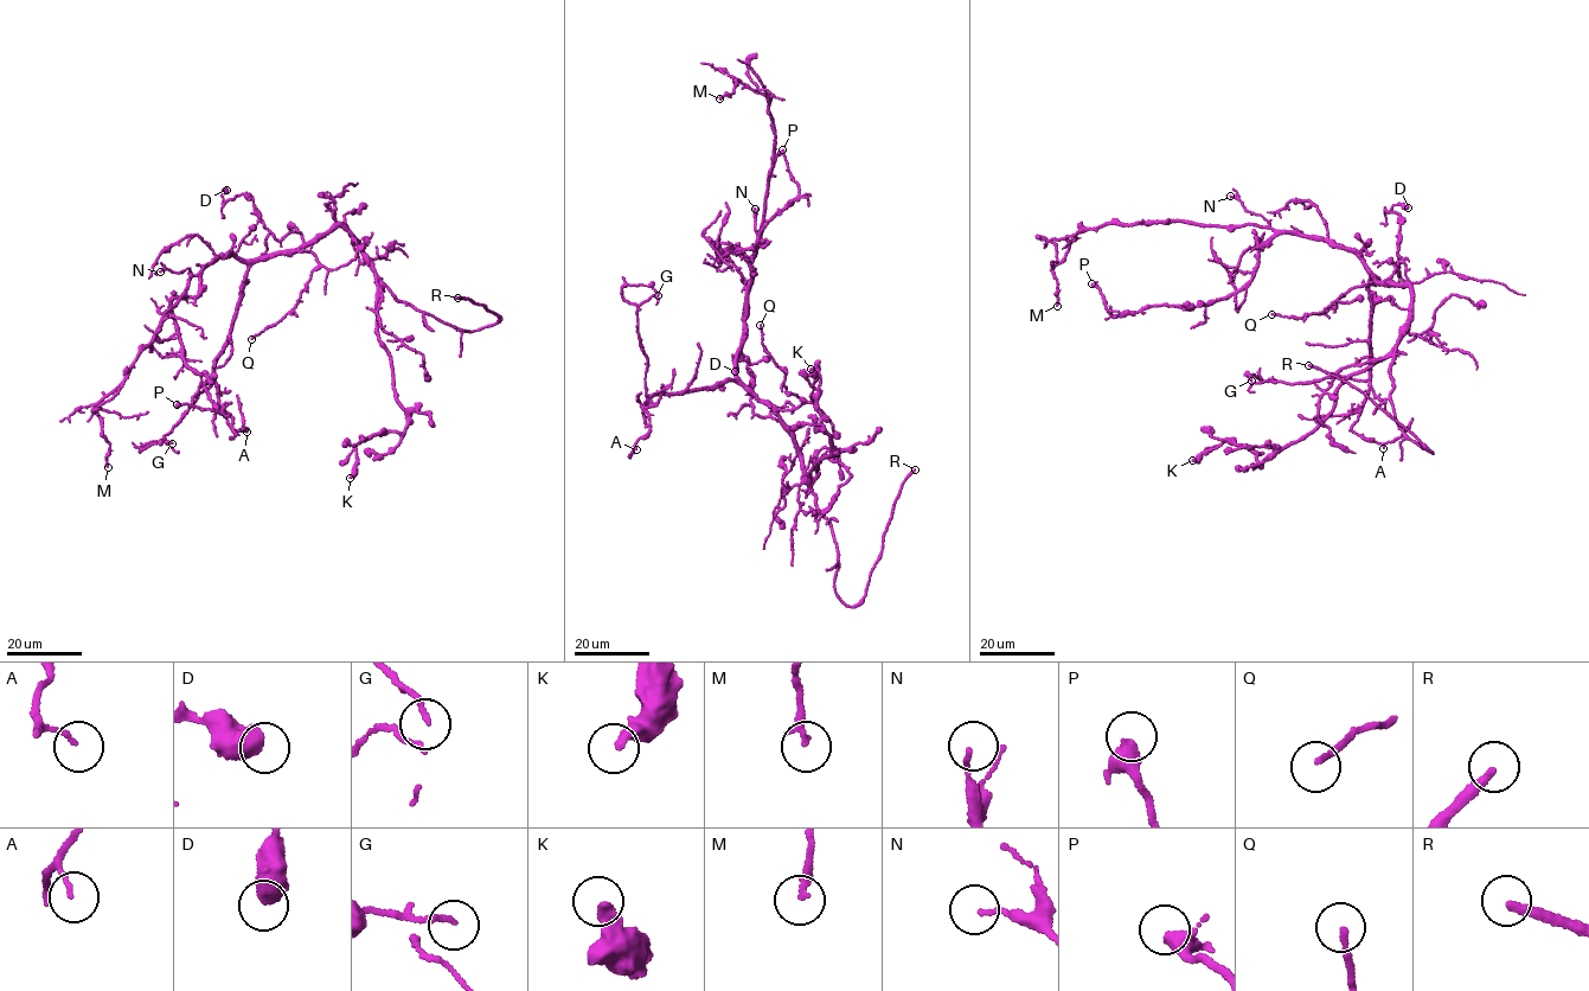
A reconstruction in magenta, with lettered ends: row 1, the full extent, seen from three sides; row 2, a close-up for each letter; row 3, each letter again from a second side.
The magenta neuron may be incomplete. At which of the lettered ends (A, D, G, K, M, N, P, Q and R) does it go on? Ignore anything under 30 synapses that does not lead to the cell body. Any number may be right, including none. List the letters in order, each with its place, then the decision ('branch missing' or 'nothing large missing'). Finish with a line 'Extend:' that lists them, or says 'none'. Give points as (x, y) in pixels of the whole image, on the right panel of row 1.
A: place (1383, 448); nothing large missing
D: place (1408, 208); nothing large missing
G: place (1251, 381); nothing large missing
K: place (1192, 460); nothing large missing
M: place (1057, 306); nothing large missing
N: place (1230, 196); nothing large missing
P: place (1091, 283); nothing large missing
Q: place (1272, 314); nothing large missing
R: place (1308, 365); branch missing
Extend: R

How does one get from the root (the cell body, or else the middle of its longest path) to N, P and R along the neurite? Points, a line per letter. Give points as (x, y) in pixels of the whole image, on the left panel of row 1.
N: (269, 254), (245, 261), (229, 255), (196, 276), (187, 268), (179, 273), (166, 269), (160, 272)
P: (269, 254), (219, 257), (198, 274), (197, 294), (172, 300), (185, 360), (206, 377), (218, 413), (177, 404)
R: (269, 254), (298, 249), (339, 225), (395, 298), (465, 331), (499, 319), (457, 298)

